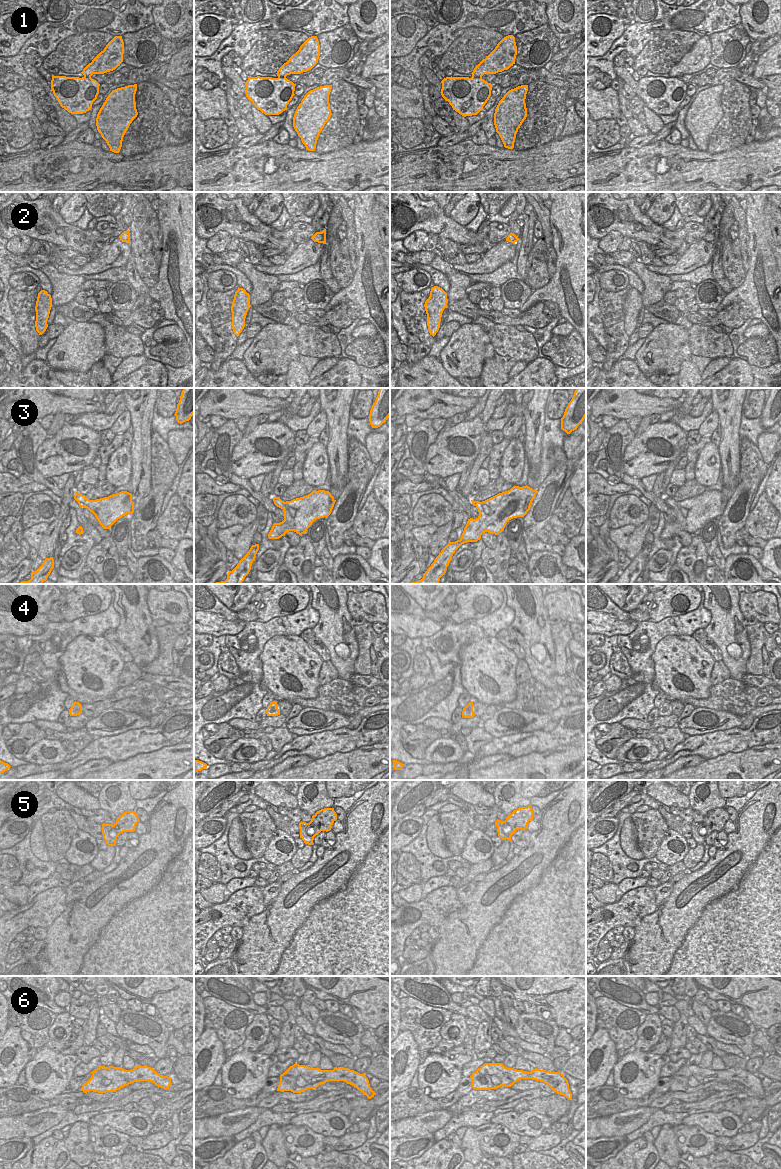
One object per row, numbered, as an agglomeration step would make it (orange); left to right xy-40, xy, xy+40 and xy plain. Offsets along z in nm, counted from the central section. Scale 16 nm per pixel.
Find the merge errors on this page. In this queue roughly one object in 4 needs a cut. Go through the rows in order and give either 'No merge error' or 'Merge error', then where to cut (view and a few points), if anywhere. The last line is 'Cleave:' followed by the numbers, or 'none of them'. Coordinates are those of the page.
1: No merge error. No split
2: No merge error. No split
3: No merge error. No split
4: No merge error. No split
5: Merge error. Split along xy+40 (504, 821), (504, 834), (507, 839)
6: No merge error. No split
Cleave: 5

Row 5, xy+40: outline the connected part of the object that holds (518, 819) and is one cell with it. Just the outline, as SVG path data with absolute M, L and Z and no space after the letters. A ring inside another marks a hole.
M531 805L519 807L507 816L504 825L504 834L511 841L511 836L519 829L527 829L528 823L533 820L533 810Z

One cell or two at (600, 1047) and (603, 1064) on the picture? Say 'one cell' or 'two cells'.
one cell

